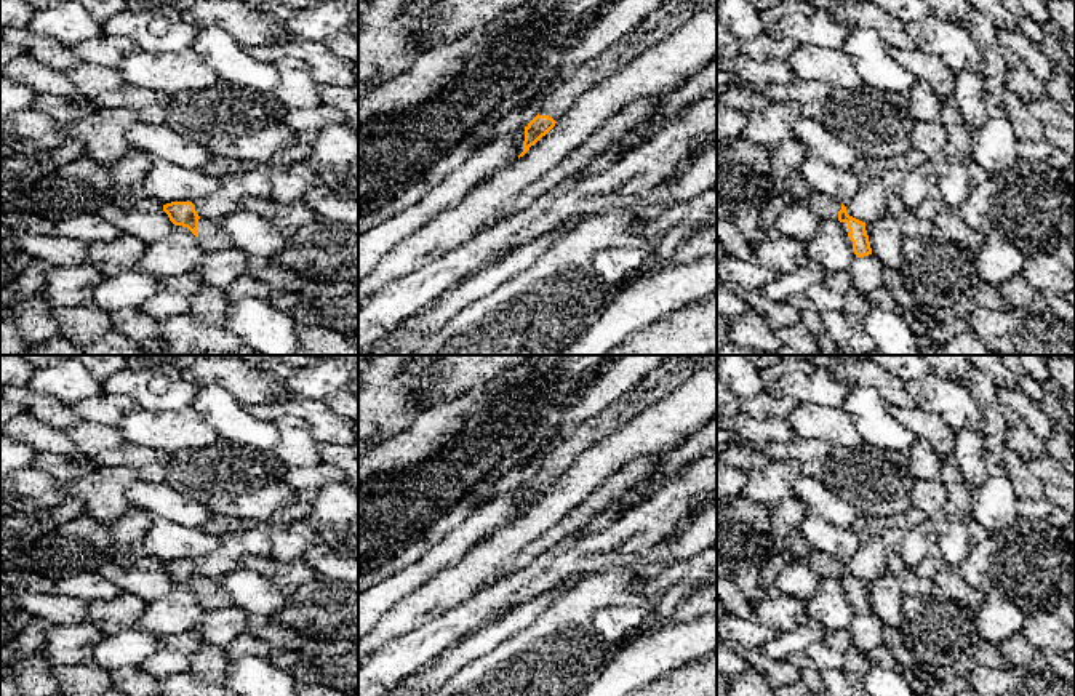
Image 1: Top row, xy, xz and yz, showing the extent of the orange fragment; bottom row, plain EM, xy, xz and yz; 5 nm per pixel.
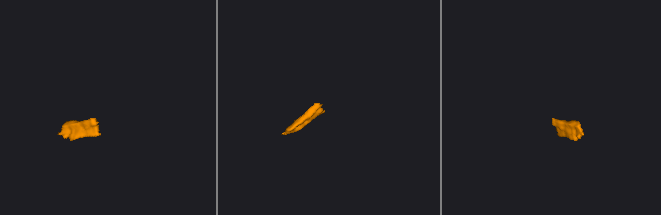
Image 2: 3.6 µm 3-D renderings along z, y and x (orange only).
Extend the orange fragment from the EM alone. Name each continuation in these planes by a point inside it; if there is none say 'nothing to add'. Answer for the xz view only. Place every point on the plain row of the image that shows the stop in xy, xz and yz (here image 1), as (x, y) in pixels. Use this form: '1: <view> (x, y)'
1: xz (672, 373)

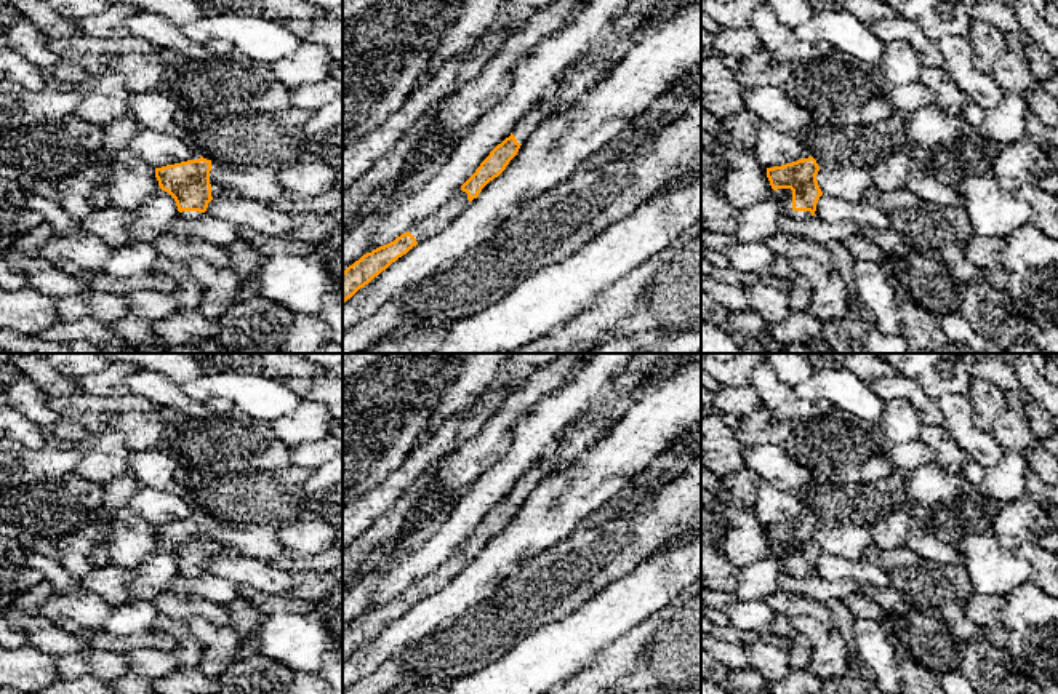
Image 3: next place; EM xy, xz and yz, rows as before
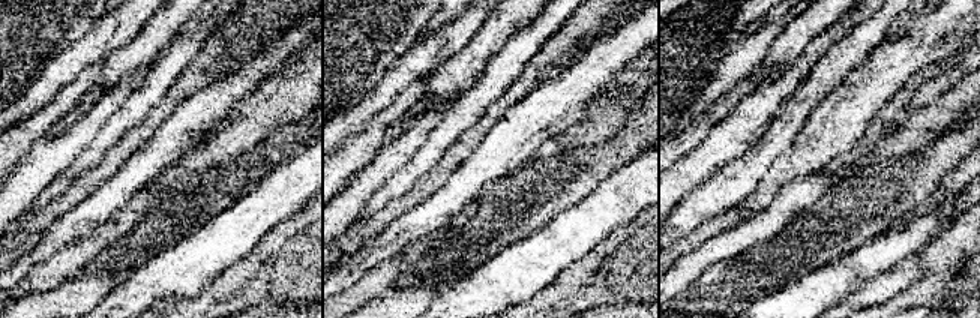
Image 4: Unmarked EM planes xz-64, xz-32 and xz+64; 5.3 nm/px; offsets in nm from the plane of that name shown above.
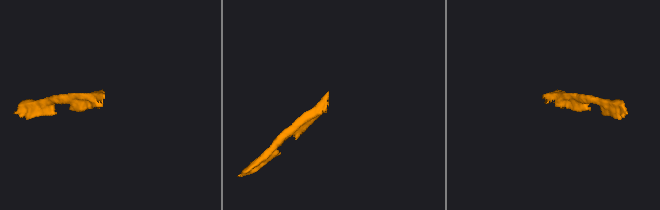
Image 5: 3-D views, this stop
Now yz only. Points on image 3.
1: yz (783, 554)

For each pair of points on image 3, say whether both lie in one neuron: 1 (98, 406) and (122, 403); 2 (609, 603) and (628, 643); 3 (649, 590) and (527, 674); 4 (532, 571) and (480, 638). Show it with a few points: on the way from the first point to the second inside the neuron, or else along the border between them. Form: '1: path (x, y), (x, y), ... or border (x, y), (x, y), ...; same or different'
1: path (104, 405), (116, 405); same
2: border (657, 613), (637, 622), (594, 656); different
3: path (618, 608), (557, 651); same
4: path (525, 587), (524, 595), (496, 622); same

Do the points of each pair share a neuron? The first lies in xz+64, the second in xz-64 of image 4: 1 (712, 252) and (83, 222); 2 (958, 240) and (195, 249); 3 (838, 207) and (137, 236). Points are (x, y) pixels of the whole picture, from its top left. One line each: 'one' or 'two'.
1: one
2: two
3: one

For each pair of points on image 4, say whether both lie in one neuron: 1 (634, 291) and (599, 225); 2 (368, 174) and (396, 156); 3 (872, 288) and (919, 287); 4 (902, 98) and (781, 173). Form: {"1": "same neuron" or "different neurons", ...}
{"1": "different neurons", "2": "same neuron", "3": "different neurons", "4": "different neurons"}

